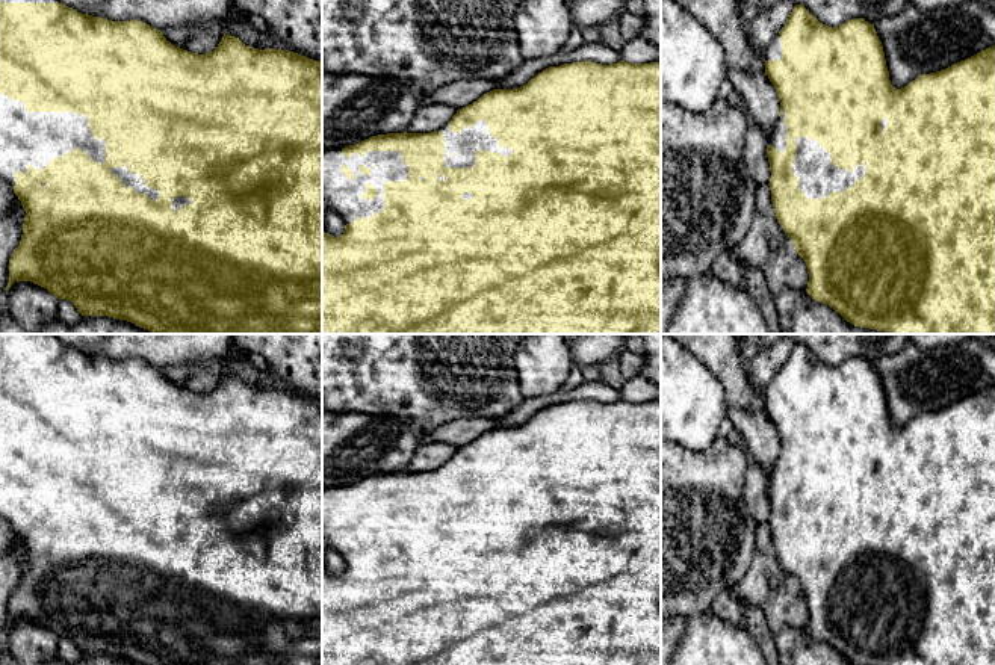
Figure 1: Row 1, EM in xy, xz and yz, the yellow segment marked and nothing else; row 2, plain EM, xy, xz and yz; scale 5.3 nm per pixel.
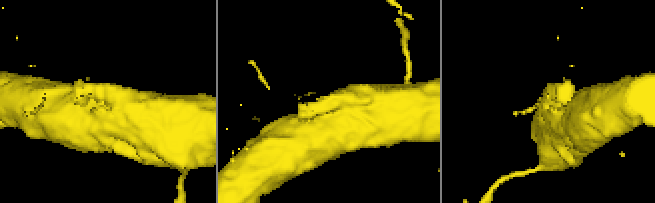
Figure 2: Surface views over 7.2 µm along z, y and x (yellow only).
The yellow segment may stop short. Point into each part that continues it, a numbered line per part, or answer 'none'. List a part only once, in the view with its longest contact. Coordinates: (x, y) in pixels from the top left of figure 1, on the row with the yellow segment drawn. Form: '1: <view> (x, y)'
1: xy (26, 138)

